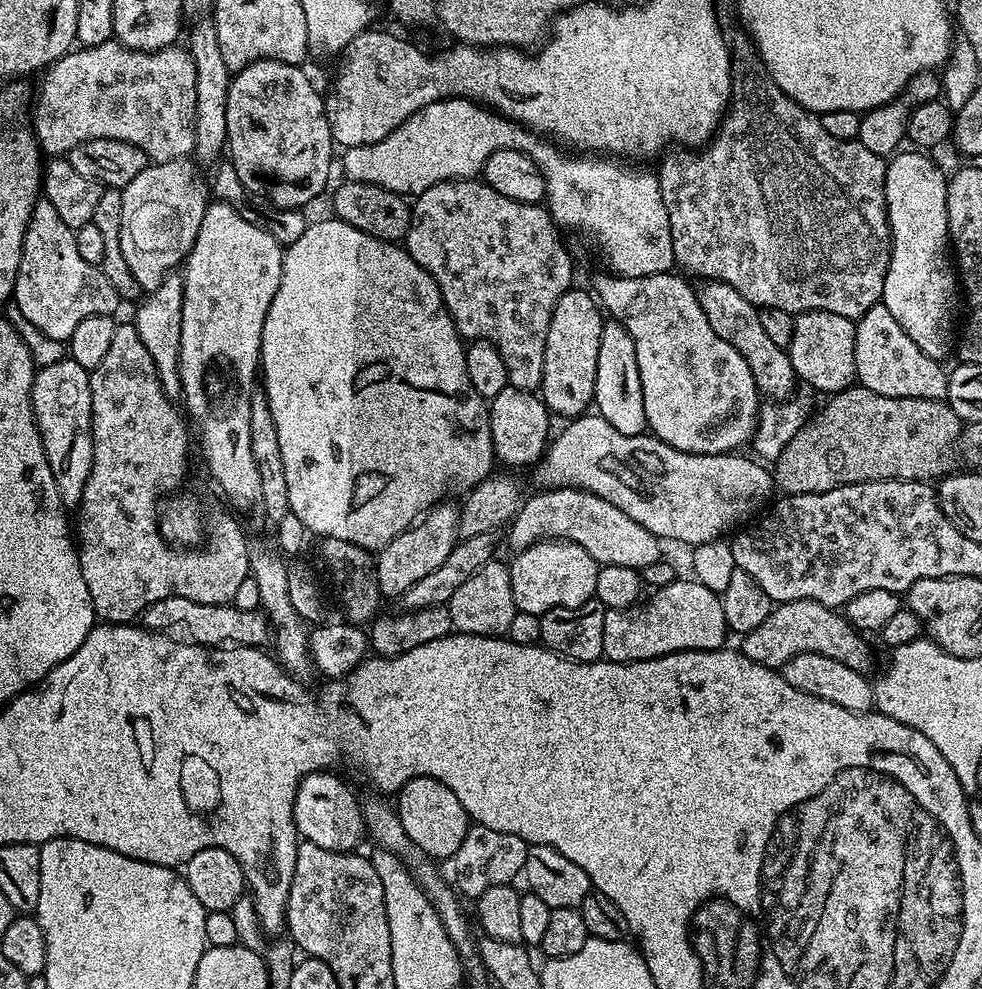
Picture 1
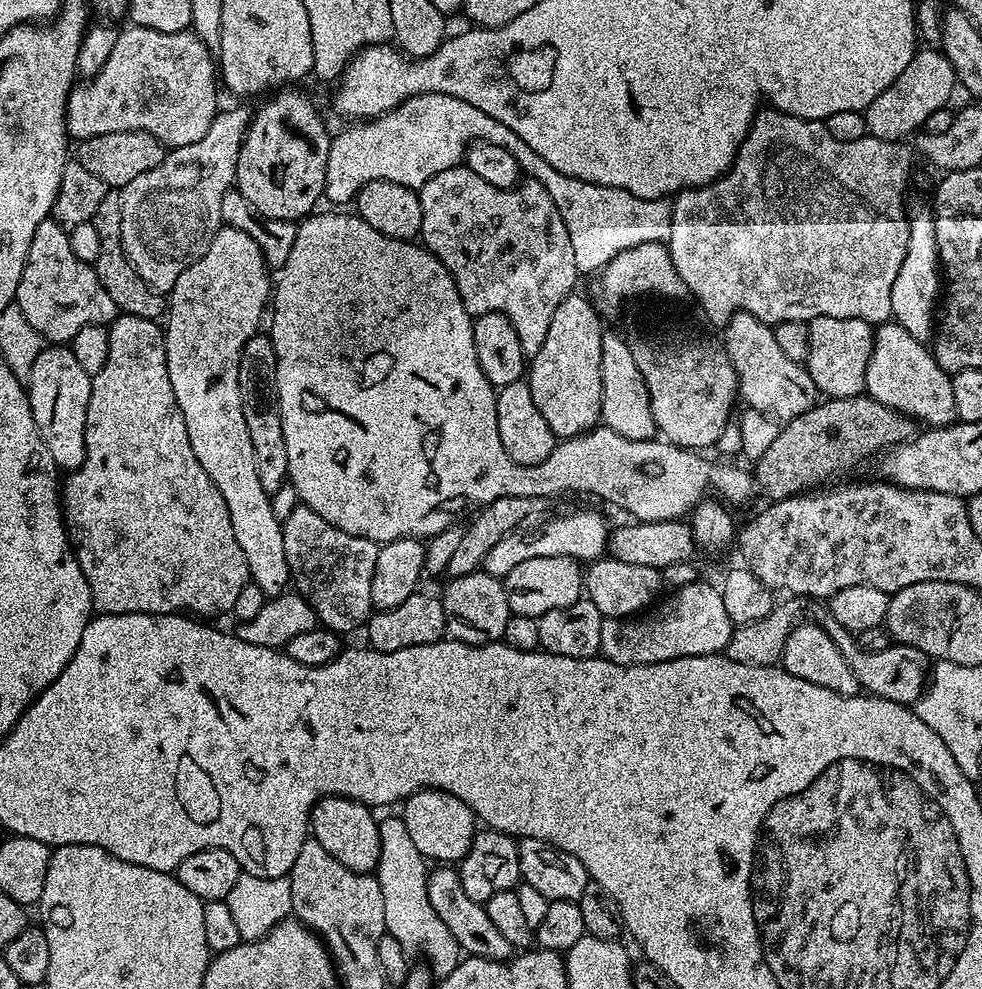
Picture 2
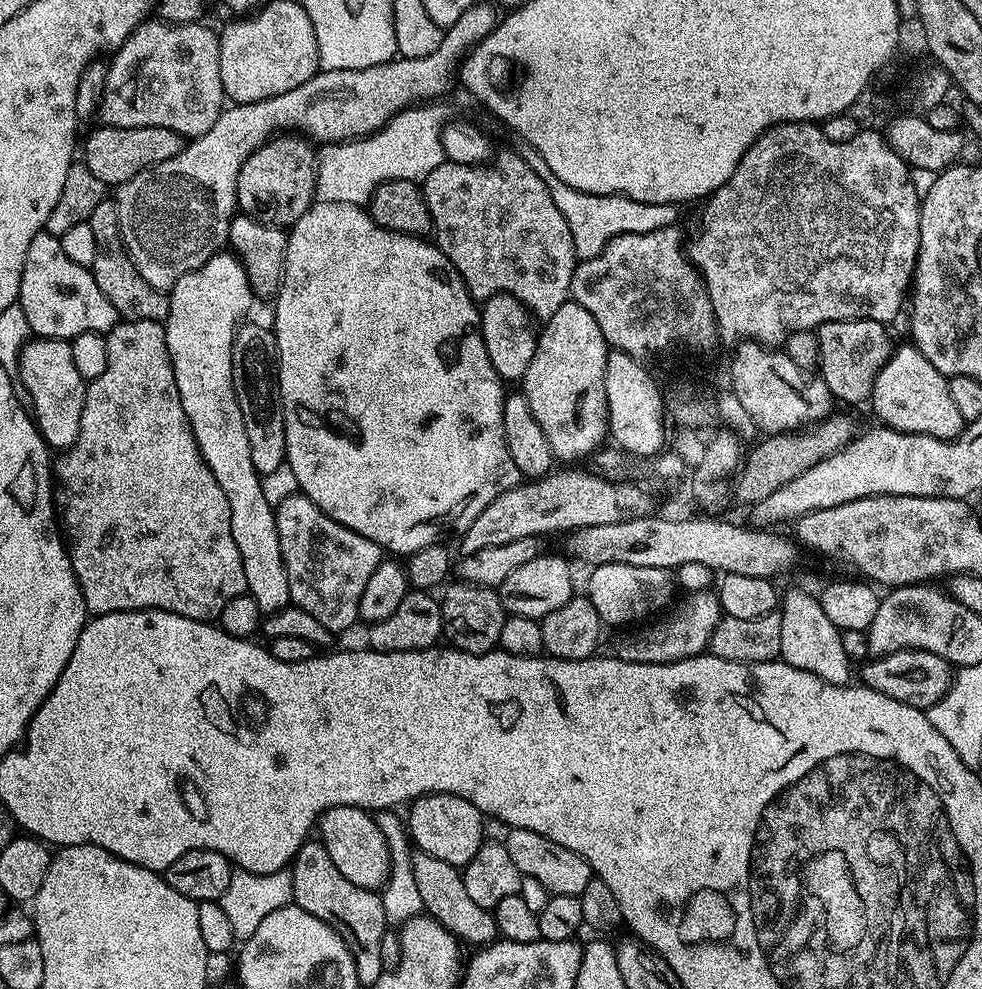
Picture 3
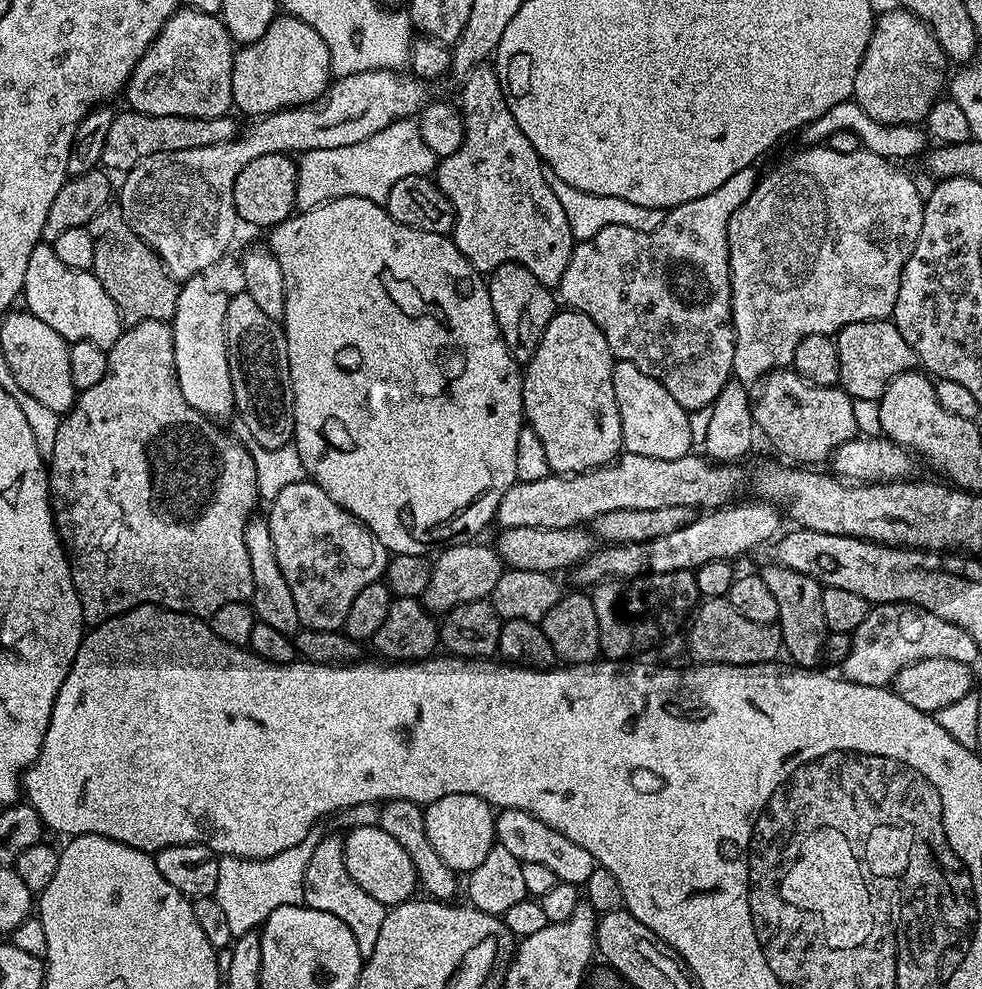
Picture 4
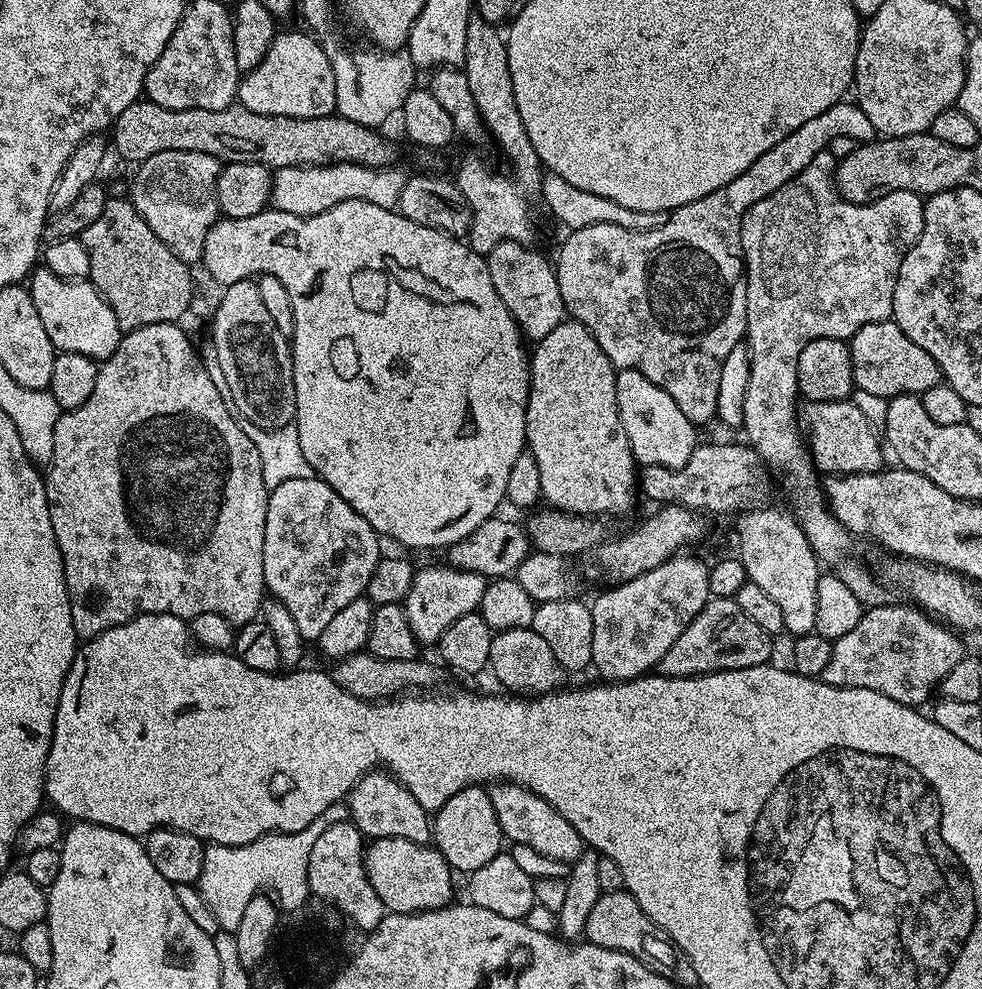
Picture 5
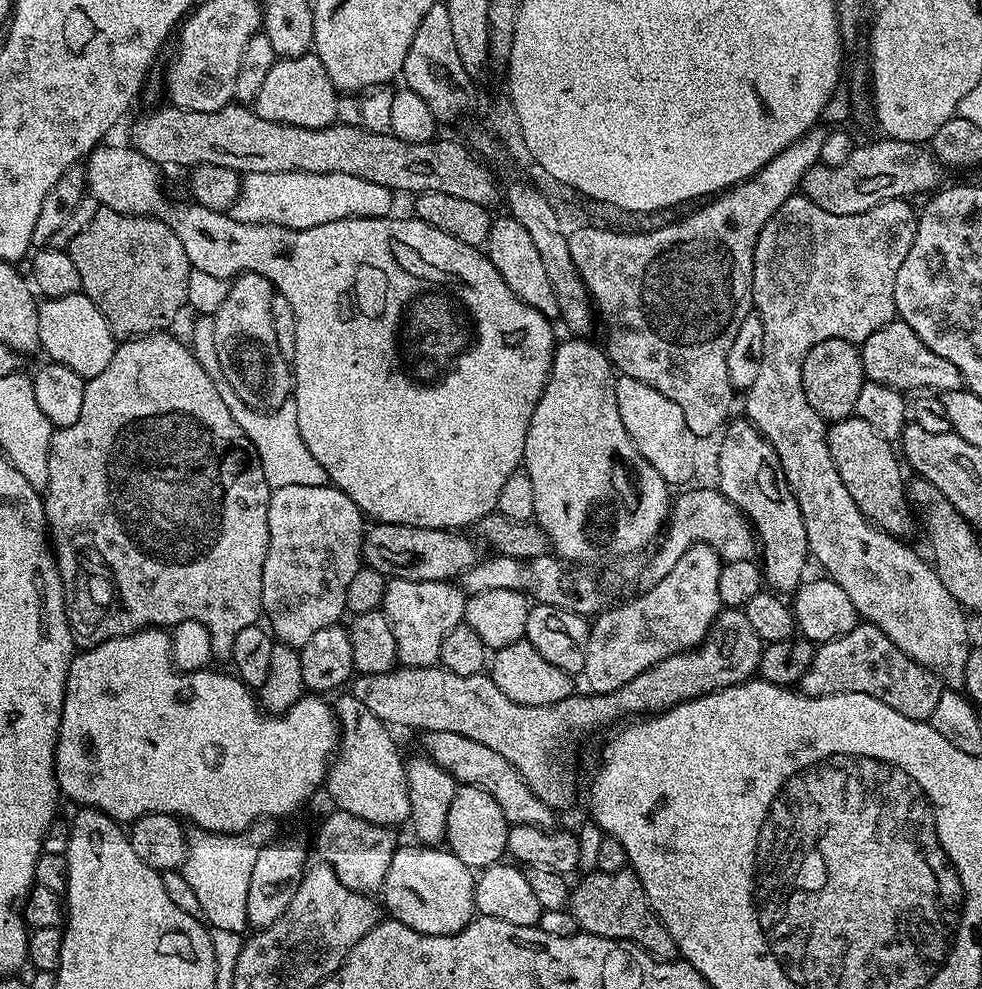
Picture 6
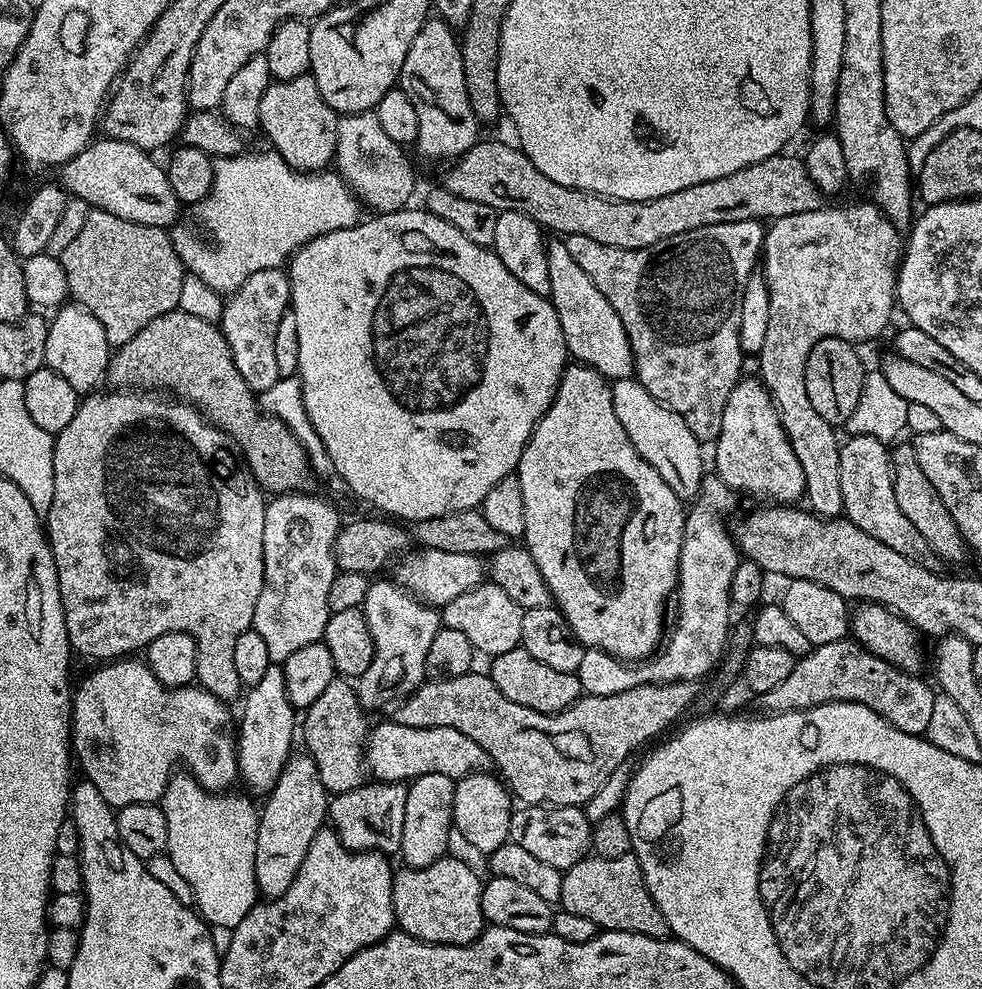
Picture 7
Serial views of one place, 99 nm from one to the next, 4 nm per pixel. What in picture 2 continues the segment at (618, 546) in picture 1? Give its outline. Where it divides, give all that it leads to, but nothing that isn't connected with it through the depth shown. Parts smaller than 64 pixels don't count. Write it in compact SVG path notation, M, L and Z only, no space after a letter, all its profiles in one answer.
M576 508L573 512L562 513L561 516L535 520L515 528L510 534L506 534L506 538L502 538L502 542L494 542L494 546L490 546L490 554L486 554L484 559L483 571L503 578L510 574L510 570L514 570L514 566L530 562L530 558L570 558L591 562L605 555L610 524L604 521L602 513L591 512L588 508Z

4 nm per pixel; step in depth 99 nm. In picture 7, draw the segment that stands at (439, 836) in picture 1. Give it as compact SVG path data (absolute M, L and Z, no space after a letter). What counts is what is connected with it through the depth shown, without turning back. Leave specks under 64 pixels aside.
M489 771L471 772L455 781L450 792L450 815L455 831L472 848L483 854L491 854L503 844L509 843L510 822L514 811L514 797L503 779Z

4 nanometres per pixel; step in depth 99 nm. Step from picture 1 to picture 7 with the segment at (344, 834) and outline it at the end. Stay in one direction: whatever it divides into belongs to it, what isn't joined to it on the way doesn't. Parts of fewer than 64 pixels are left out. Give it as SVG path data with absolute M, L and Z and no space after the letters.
M449 854L425 868L405 867L392 878L392 905L399 931L427 944L473 944L486 927L482 914L482 880L464 860Z

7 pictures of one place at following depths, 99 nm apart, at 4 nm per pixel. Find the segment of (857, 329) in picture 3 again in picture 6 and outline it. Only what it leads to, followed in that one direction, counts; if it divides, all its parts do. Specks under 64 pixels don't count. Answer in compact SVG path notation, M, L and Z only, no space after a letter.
M899 318L890 321L882 330L874 330L874 334L864 336L859 345L864 375L869 381L885 384L897 390L906 388L920 388L916 390L931 390L936 394L953 392L962 387L960 371L954 362L941 358L906 326L906 322Z

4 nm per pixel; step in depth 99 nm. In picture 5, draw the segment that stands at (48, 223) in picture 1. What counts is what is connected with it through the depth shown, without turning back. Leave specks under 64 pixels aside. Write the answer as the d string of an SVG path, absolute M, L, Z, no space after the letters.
M43 266L31 273L31 280L34 310L38 310L38 318L42 318L42 326L57 352L82 354L91 360L103 362L114 354L114 350L118 350L122 333L114 318L114 310L110 310L91 280L63 280Z

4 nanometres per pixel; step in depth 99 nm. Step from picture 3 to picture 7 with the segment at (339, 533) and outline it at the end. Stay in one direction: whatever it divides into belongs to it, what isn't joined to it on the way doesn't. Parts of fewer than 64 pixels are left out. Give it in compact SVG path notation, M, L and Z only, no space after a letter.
M307 491L282 492L273 495L264 505L264 529L262 530L262 558L264 581L262 594L258 594L258 606L254 606L251 631L264 640L266 650L274 662L283 662L302 650L302 646L321 643L330 610L330 586L337 574L336 535L342 527L340 512L328 500L320 496L308 496Z

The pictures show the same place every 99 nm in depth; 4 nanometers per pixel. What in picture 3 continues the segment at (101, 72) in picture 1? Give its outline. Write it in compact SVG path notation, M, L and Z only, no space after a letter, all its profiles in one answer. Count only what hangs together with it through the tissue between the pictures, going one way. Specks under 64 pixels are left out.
M156 18L145 20L132 31L130 38L126 38L124 45L116 49L111 57L99 119L113 128L166 126L186 138L206 134L206 130L210 130L210 126L218 122L220 113L226 107L222 69L218 63L219 54L219 35L215 31L212 33L204 22L172 24Z

